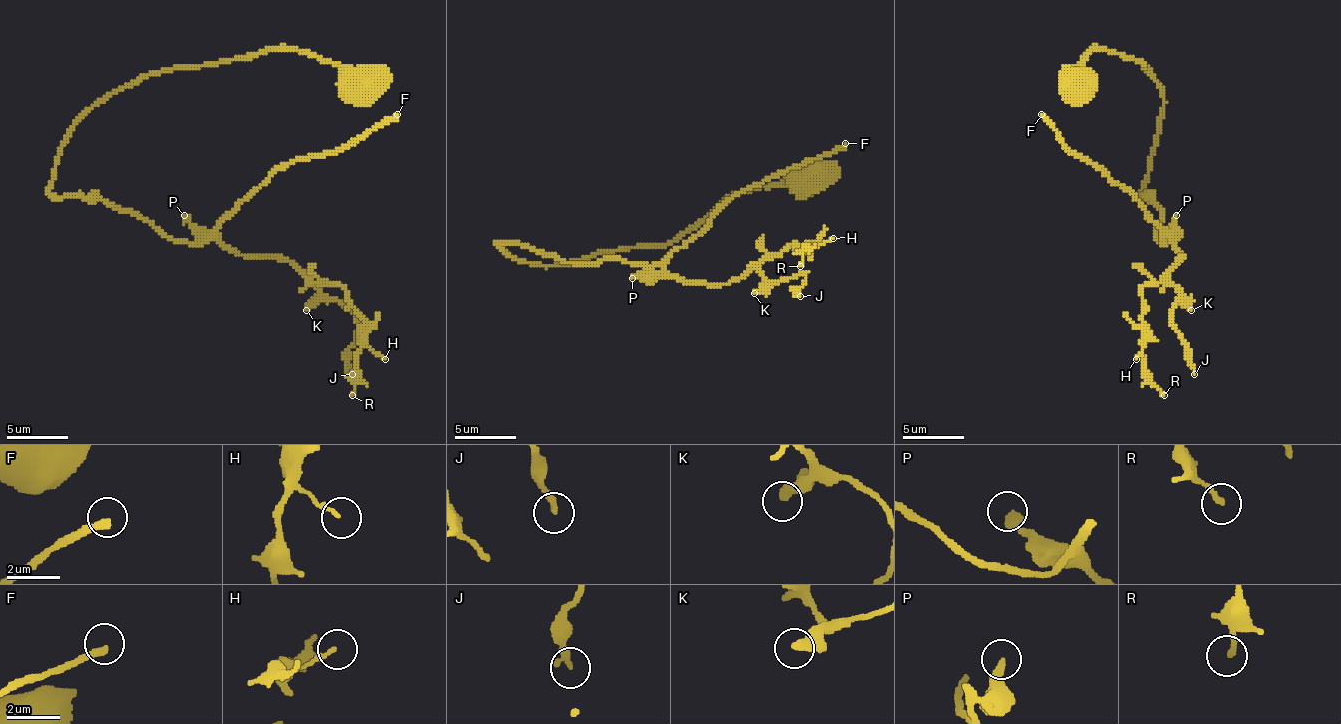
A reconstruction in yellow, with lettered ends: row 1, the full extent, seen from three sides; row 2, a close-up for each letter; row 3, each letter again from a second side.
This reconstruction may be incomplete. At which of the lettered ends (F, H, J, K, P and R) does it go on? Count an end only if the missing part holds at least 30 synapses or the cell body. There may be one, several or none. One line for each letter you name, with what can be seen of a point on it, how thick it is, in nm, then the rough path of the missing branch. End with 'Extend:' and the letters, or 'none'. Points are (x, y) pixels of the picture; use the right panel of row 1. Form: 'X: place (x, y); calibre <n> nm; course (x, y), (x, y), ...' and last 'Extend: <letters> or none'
F: place (1041, 114); calibre 280 nm
Extend: F

